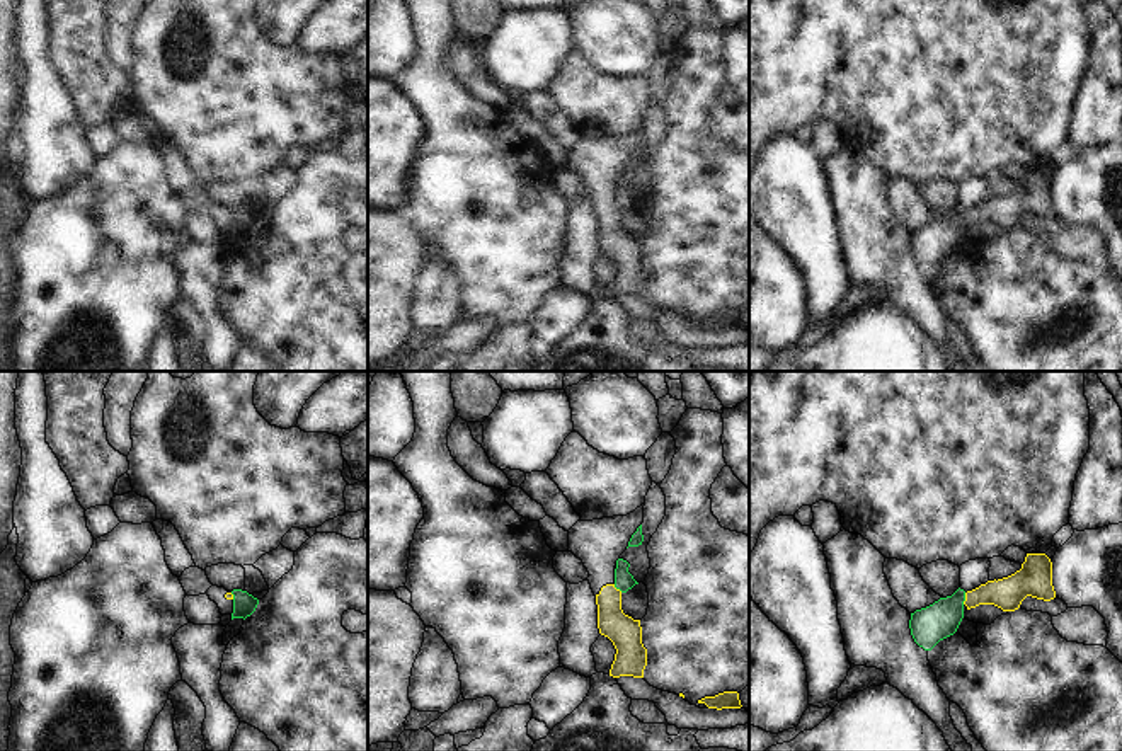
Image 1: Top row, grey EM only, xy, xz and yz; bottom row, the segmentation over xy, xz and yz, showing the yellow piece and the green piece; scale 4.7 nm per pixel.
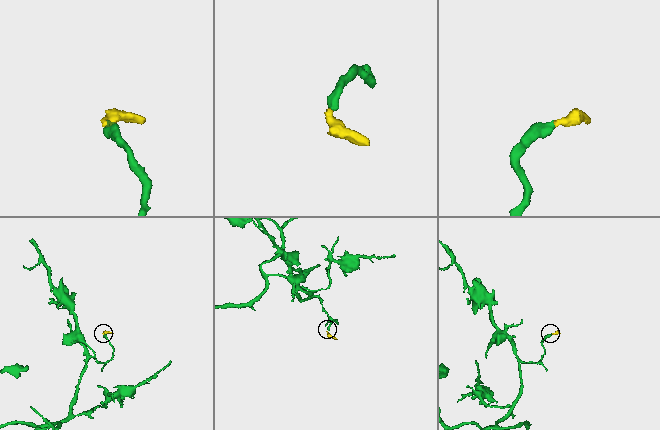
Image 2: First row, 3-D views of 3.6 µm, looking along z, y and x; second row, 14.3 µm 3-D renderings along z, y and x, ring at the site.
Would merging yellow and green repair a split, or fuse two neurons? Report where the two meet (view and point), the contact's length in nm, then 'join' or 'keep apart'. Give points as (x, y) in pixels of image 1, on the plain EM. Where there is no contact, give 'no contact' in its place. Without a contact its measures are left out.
yz (966, 217) | 60 nm | keep apart

